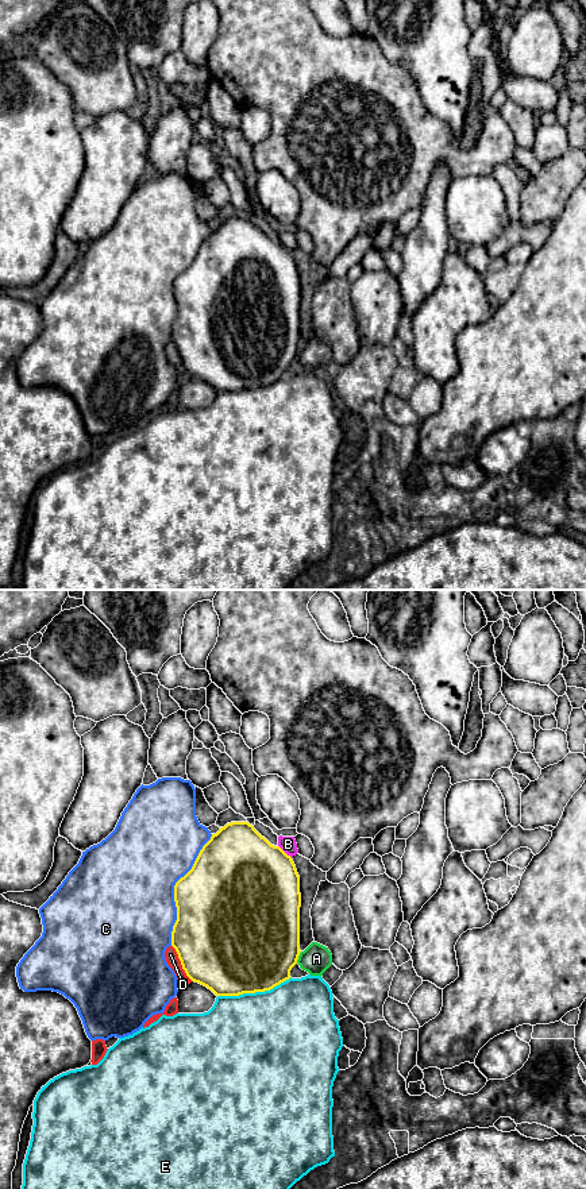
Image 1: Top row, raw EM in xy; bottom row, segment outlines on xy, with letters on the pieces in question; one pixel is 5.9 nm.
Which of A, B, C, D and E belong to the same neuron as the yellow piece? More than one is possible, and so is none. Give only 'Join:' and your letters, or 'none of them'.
Join: none of them

